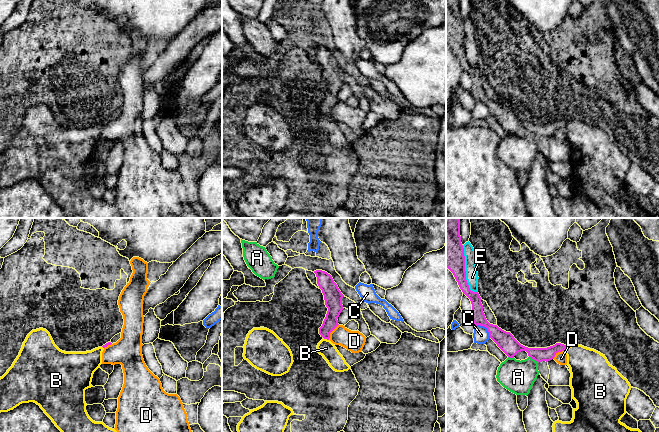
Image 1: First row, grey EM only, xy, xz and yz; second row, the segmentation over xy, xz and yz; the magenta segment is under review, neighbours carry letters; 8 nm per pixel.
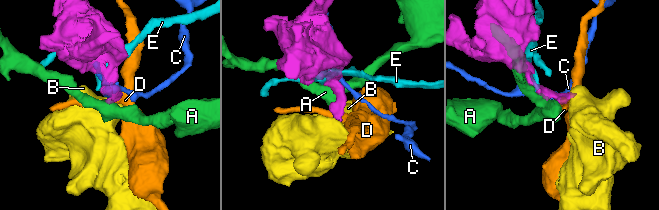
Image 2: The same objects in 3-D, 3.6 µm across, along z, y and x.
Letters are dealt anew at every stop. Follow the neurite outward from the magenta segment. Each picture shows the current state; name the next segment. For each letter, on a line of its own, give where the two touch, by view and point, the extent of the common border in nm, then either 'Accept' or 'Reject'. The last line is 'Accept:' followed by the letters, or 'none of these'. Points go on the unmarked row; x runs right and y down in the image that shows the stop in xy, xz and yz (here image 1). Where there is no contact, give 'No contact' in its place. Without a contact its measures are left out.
A: Touches magenta at yz (533, 134). Shared border 90 nm. Reject
B: Touches magenta at xz (326, 114). Shared border 40 nm. Reject
C: Touches magenta at yz (485, 102). Shared border 160 nm. Reject
D: Touches magenta at xz (331, 107). Shared border 150 nm. Reject
E: Touches magenta at yz (465, 47). Shared border 400 nm. Reject
Accept: none of these

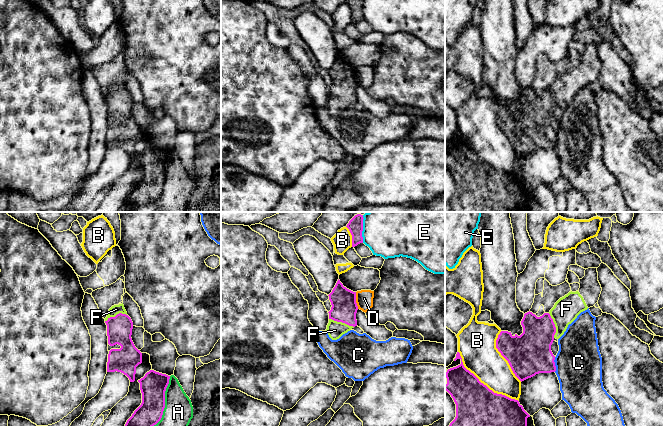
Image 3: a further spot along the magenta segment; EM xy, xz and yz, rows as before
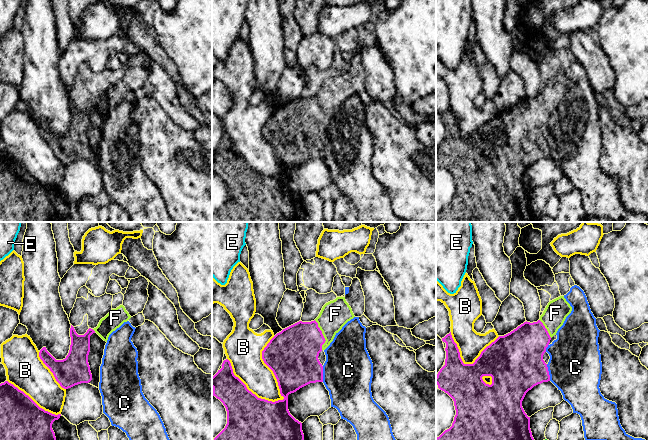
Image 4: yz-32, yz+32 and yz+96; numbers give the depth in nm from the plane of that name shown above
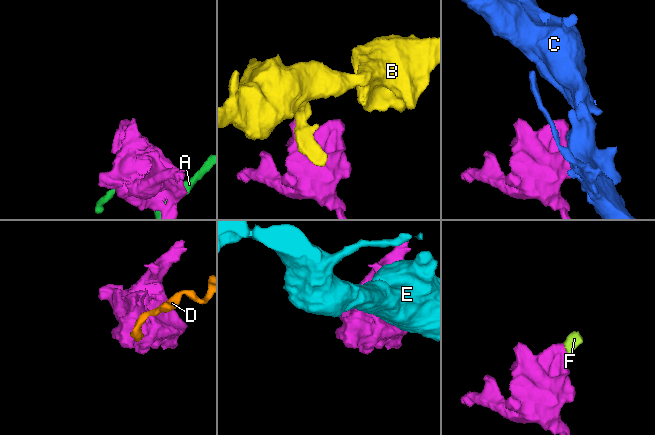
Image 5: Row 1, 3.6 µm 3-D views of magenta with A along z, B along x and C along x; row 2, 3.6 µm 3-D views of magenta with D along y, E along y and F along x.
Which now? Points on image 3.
A: Touches magenta at xy (162, 190). Shared border 550 nm. Reject
B: Touches magenta at yz (483, 160). Shared border 650 nm. Reject
C: Touches magenta at yz (554, 140). Shared border 120 nm. Reject
D: Touches magenta at xz (355, 76). Shared border 140 nm. Reject
E: Touches magenta at xz (361, 9). Shared border 150 nm. Reject
F: Touches magenta at xz (341, 97). Shared border 220 nm. Accept
Accept: F

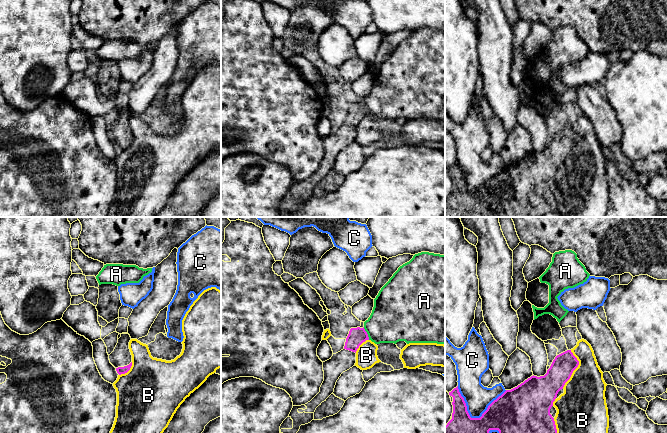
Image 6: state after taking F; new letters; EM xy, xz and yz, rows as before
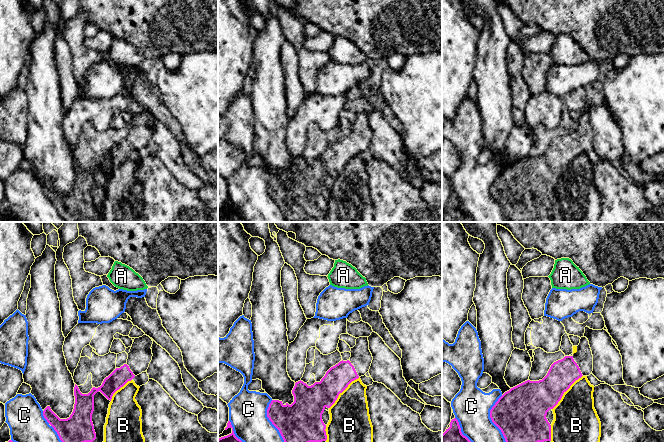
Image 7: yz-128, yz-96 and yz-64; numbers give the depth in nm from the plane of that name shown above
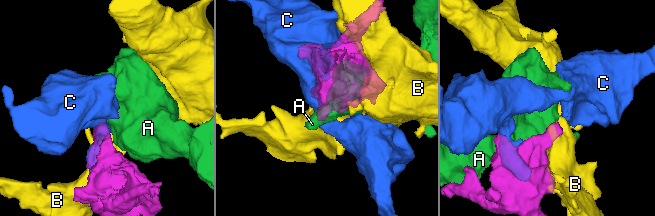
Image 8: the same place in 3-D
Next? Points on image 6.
A: Touches magenta at xz (366, 109). Shared border 120 nm. Reject
B: Touches magenta at yz (575, 144). Shared border 320 nm. Reject
C: Touches magenta at yz (474, 194). Shared border 400 nm. Reject
Accept: none of these

